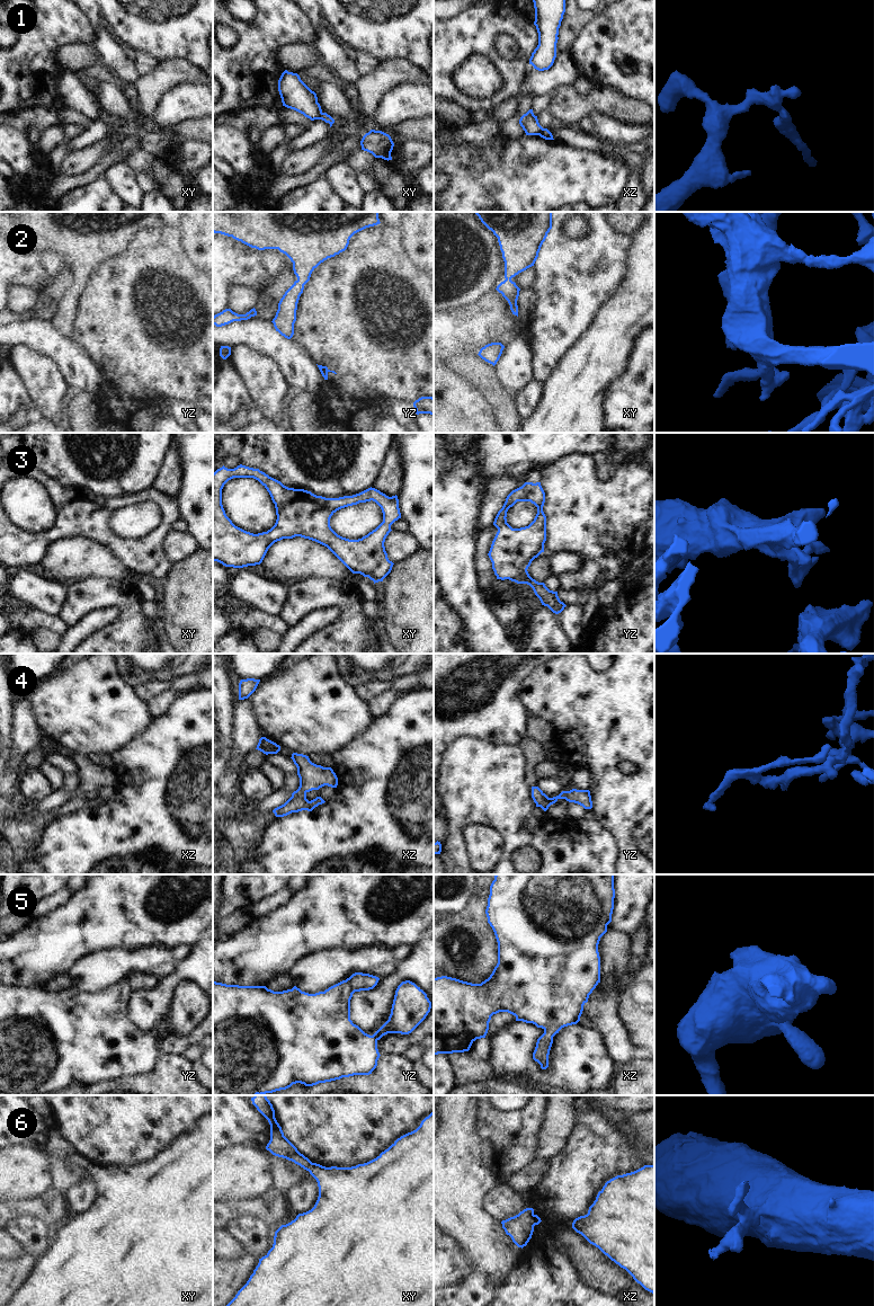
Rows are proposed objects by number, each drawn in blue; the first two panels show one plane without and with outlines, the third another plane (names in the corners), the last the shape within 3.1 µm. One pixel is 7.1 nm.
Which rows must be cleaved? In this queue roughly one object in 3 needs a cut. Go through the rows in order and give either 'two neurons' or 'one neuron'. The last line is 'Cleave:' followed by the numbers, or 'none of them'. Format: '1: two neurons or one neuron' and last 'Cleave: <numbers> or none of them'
1: two neurons
2: one neuron
3: one neuron
4: one neuron
5: one neuron
6: one neuron
Cleave: 1

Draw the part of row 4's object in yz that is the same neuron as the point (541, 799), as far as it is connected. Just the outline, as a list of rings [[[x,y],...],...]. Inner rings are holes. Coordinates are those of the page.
[[[532,787],[532,798],[536,803],[536,807],[541,807],[544,811],[549,807],[555,803],[559,799],[565,799],[569,802],[574,802],[582,806],[585,809],[592,808],[592,801],[589,790],[577,790],[562,791],[559,796],[549,798],[538,787]]]

